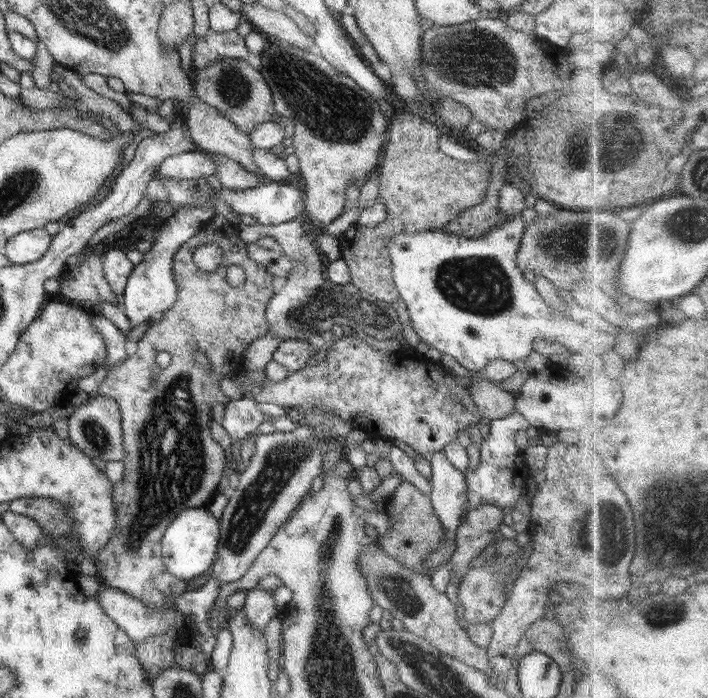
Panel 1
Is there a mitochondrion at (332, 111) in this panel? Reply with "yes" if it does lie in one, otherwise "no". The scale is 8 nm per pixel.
yes

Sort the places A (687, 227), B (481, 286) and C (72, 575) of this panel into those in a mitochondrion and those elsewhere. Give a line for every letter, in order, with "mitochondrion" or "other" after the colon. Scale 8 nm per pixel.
A: mitochondrion
B: mitochondrion
C: other

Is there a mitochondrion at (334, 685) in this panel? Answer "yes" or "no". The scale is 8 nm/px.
yes

